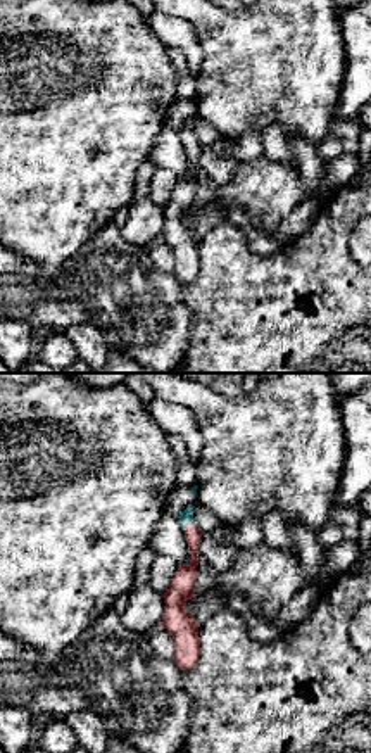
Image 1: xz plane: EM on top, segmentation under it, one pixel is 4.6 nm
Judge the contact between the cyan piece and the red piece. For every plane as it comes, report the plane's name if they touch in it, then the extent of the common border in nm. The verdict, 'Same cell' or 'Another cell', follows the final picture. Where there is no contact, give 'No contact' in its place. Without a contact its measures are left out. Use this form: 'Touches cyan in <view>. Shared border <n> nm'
Touches cyan in xz. Shared border 70 nm

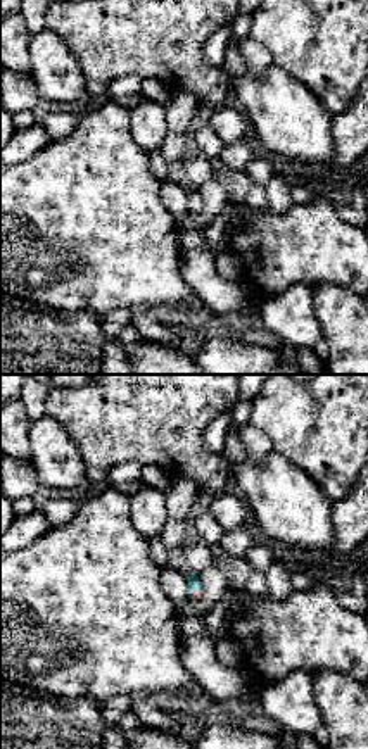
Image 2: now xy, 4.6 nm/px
Touches cyan in xy. Shared border 70 nm

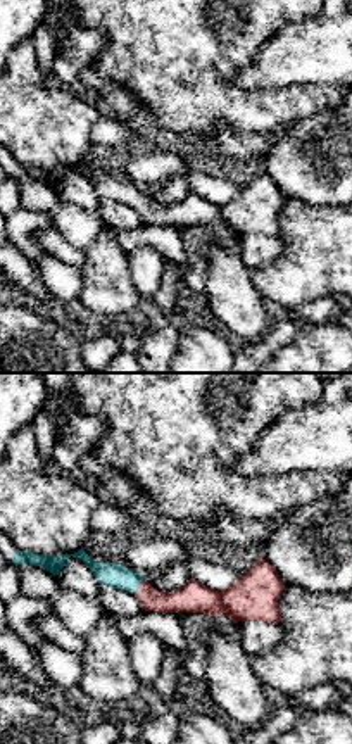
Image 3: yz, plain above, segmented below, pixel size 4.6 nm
Touches cyan in yz. Shared border 90 nm

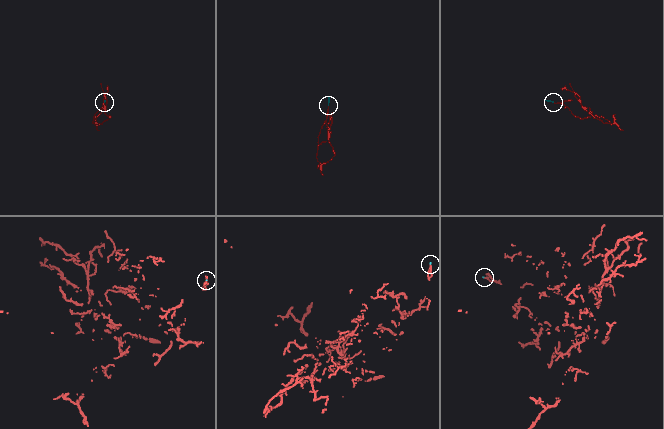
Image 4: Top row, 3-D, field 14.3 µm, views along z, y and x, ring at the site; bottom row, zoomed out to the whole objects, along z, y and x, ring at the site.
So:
Same cell

